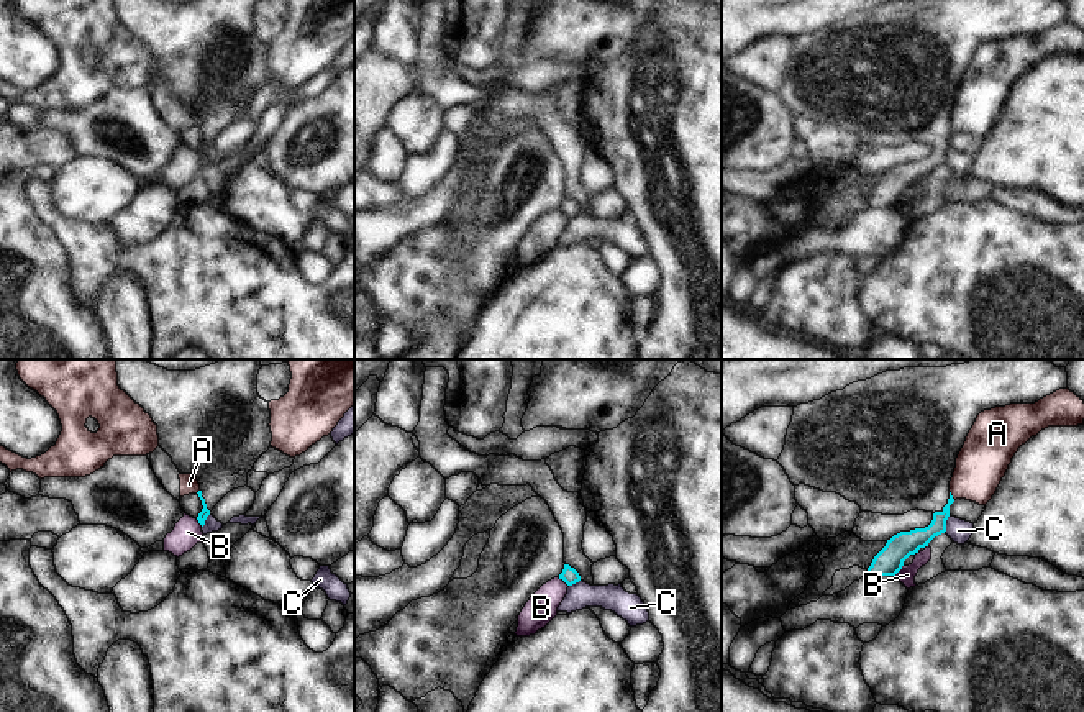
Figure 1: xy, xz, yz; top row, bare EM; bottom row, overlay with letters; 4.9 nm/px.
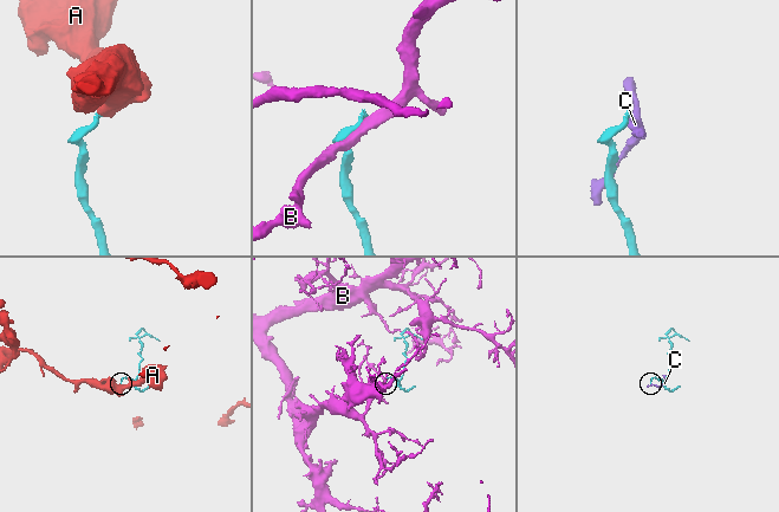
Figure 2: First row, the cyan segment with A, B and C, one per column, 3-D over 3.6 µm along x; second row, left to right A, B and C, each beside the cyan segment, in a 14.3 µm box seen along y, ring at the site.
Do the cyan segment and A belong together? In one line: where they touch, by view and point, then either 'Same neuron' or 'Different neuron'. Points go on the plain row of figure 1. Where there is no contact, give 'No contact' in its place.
Touches cyan at yz (951, 128). Different neuron.

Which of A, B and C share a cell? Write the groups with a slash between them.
A / B / C

